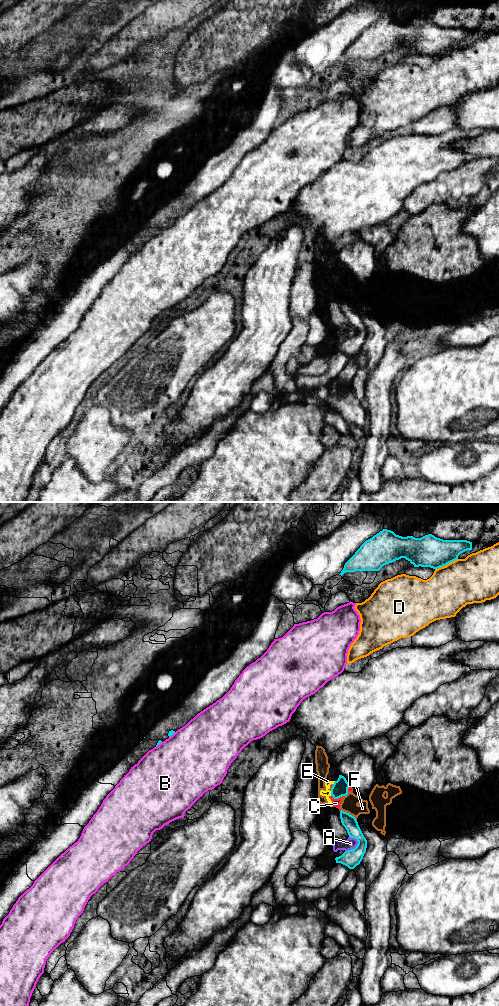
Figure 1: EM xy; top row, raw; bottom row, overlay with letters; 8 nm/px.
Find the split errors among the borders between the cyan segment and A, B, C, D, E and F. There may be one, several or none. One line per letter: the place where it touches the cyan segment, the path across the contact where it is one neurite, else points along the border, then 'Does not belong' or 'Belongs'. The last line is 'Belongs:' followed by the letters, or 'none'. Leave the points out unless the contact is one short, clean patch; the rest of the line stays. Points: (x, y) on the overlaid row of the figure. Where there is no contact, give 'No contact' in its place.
A: Touches cyan at xy (355, 847). Boundary: xy (356, 838), (357, 844), (345, 851). Does not belong
B: Touches cyan at xy (172, 734). Does not belong
C: Touches cyan at xy (337, 798). Boundary: xy (343, 795), (337, 798), (331, 796). Does not belong
D: Touches cyan at xy (446, 564). Does not belong
E: Touches cyan at xy (331, 793). Boundary: xy (330, 791), (331, 795). Does not belong
F: Touches cyan at xy (348, 813). Does not belong
Belongs: none

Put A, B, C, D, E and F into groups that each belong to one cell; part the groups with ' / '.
A / B / C E F / D

